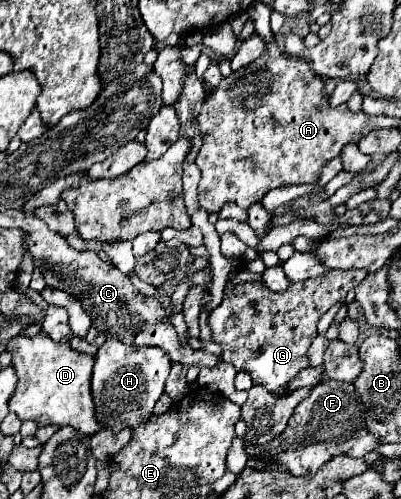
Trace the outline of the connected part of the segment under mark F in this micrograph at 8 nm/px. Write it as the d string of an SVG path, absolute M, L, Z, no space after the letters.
M326 379L320 385L316 385L310 397L306 397L294 409L294 415L290 417L286 431L268 445L248 445L243 430L243 419L236 423L235 432L238 437L244 439L245 449L250 457L260 457L274 465L286 465L290 467L292 475L312 477L326 461L344 451L350 451L350 457L364 457L366 453L382 445L380 437L368 433L365 414L366 408L352 383Z

